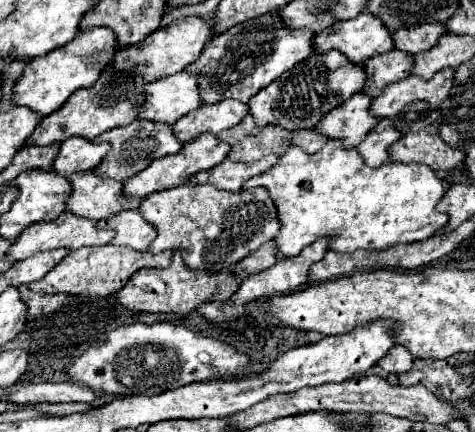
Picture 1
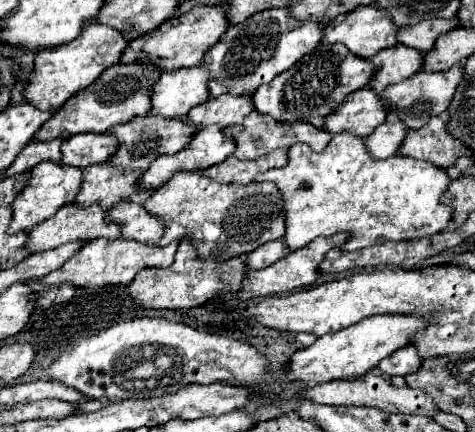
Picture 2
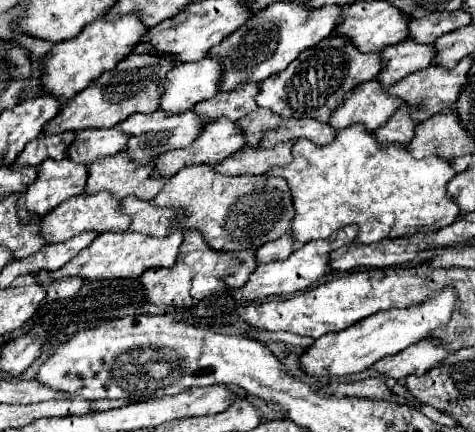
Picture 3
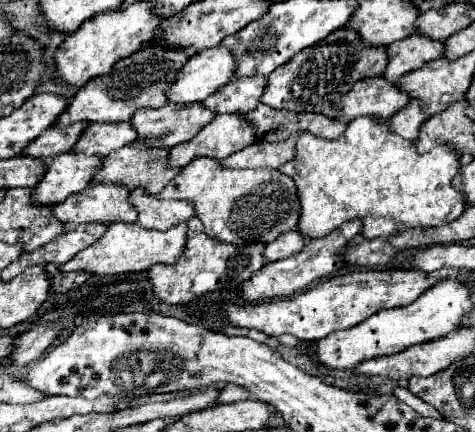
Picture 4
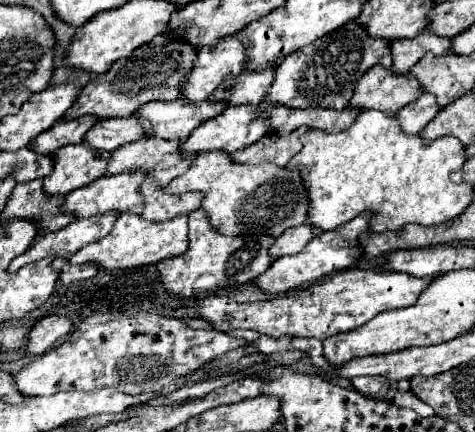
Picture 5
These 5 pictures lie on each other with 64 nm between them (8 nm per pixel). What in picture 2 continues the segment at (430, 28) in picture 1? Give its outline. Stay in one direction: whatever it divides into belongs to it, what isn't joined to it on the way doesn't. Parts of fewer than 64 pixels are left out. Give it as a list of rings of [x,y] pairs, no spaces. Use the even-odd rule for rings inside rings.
[[[434,18],[434,20],[422,20],[414,26],[404,26],[400,30],[400,42],[408,44],[420,52],[428,52],[432,50],[436,38],[440,34],[446,34],[450,30],[454,30],[458,26],[458,18]]]

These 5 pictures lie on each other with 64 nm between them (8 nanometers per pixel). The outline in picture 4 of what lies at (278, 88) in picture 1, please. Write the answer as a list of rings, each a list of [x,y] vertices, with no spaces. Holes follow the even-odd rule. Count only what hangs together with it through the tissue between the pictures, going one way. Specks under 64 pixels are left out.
[[[344,26],[314,46],[300,50],[292,60],[276,68],[268,76],[268,86],[260,102],[290,112],[320,112],[326,116],[338,116],[342,110],[342,96],[350,92],[352,84],[362,78],[384,74],[386,66],[388,54],[384,46],[366,46],[356,30]]]

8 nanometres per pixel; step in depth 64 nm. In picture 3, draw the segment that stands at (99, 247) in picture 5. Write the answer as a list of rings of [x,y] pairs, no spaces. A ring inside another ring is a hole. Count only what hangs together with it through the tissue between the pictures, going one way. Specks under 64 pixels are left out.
[[[178,228],[176,232],[158,238],[158,236],[144,236],[138,232],[104,232],[98,234],[90,246],[86,246],[78,256],[66,262],[60,270],[52,274],[52,278],[66,278],[66,276],[82,276],[86,280],[104,280],[104,278],[138,278],[148,268],[172,268],[178,258],[178,250],[184,236]]]

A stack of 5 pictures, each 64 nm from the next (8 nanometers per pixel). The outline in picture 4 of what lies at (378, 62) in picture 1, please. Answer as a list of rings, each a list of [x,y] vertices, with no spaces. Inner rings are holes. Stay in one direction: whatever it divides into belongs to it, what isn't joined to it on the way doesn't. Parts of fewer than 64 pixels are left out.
[[[416,34],[404,40],[398,40],[388,46],[388,68],[384,76],[392,82],[398,82],[406,72],[420,68],[428,60],[444,56],[444,42],[432,40],[424,34]]]

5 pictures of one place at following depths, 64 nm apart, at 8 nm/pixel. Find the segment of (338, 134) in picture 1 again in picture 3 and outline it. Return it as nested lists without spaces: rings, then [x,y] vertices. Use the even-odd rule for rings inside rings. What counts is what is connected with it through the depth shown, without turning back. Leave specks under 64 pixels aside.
[[[376,80],[364,82],[364,84],[358,84],[356,88],[352,88],[352,92],[348,92],[348,96],[344,96],[344,102],[332,114],[330,124],[336,126],[338,130],[342,130],[356,122],[362,122],[368,130],[376,130],[402,104],[404,104],[402,98],[388,94],[388,90],[384,90],[380,86],[380,82],[376,82]]]

